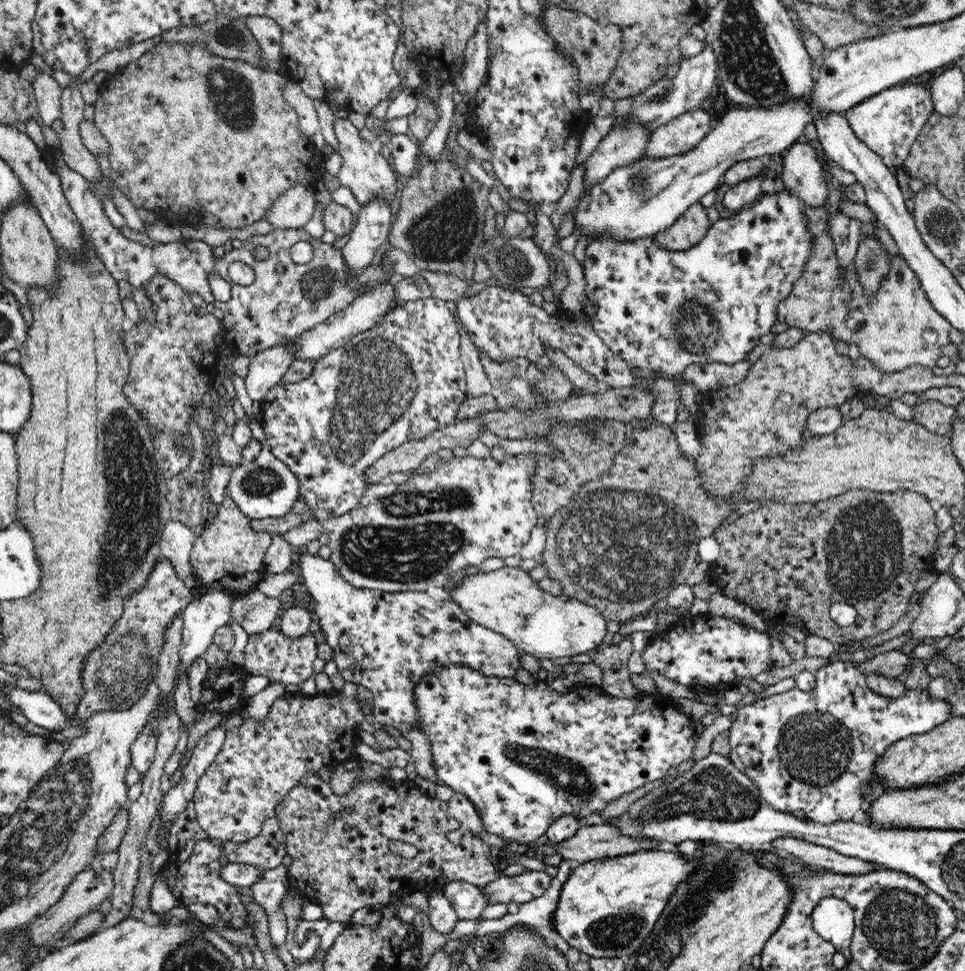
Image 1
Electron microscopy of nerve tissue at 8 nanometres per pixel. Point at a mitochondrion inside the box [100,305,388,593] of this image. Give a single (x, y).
(258, 482)

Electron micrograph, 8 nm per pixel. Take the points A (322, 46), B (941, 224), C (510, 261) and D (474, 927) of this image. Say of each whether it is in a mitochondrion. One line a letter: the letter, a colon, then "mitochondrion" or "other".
A: other
B: mitochondrion
C: mitochondrion
D: other

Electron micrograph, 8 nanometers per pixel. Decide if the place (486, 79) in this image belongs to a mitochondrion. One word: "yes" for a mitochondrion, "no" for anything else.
no

